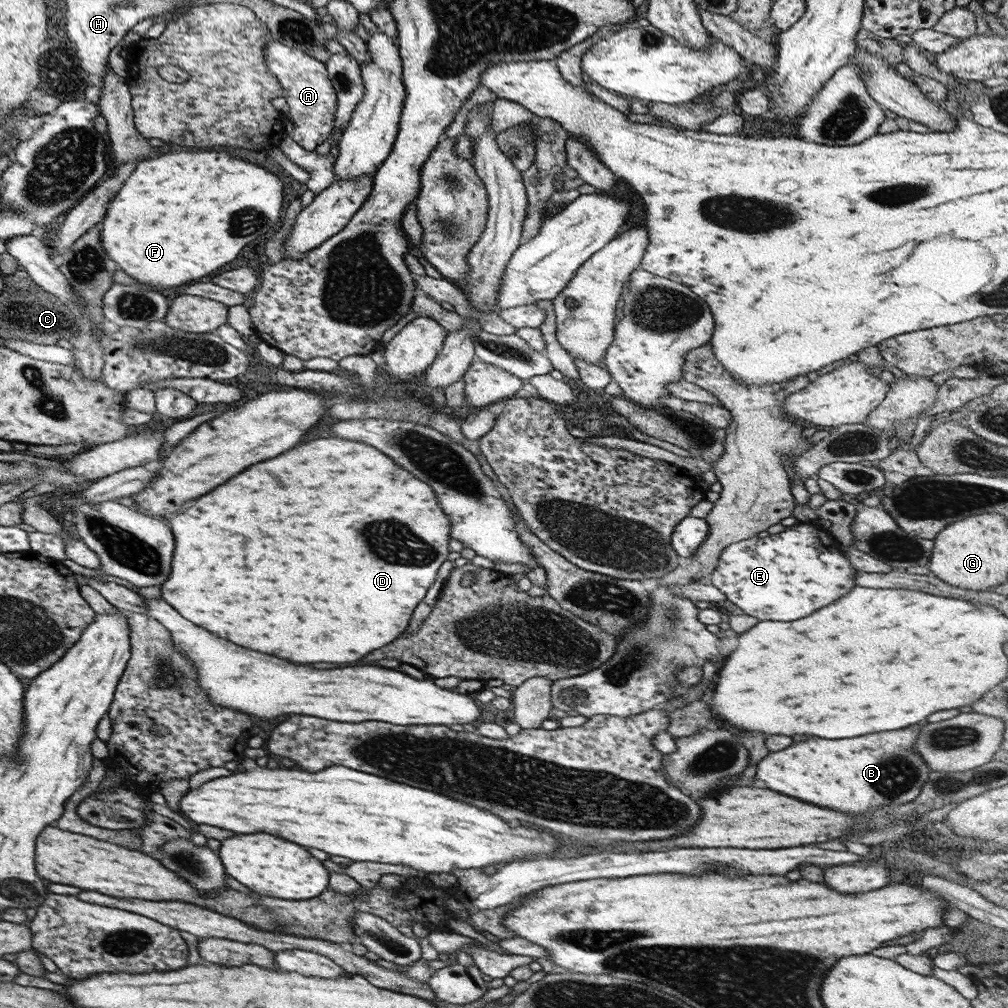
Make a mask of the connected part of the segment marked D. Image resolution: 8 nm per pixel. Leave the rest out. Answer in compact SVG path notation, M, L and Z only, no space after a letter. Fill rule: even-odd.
M319 438L305 442L303 446L295 446L285 454L269 458L265 462L257 462L237 476L229 478L225 484L213 488L203 494L189 506L185 512L173 516L168 528L173 532L173 556L171 570L165 582L159 587L161 598L173 606L183 618L189 622L203 626L205 630L231 640L233 644L257 650L257 652L277 652L275 656L299 662L299 664L317 664L317 662L357 662L367 652L377 650L389 644L399 632L405 630L409 618L413 614L413 606L423 599L427 589L434 583L437 570L445 562L449 553L449 522L443 514L437 498L425 482L407 474L391 460L387 460L381 452L371 446L359 442L345 442L337 438Z

